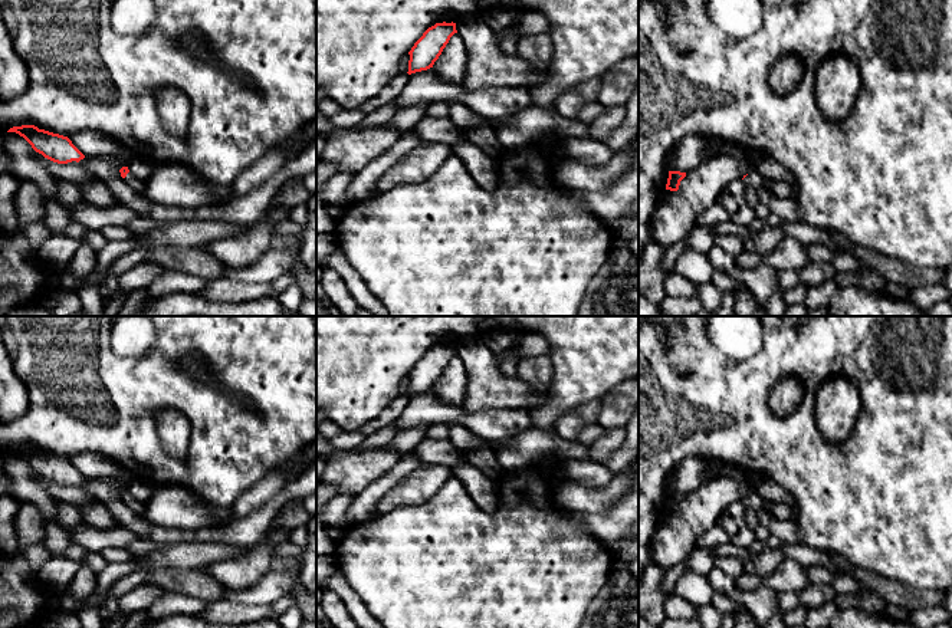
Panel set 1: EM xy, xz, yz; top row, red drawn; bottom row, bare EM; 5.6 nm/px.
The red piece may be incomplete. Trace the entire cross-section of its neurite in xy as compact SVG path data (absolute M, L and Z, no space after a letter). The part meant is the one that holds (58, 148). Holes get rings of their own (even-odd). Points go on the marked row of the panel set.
M35 125L13 126L7 132L19 134L32 145L36 152L53 162L79 162L85 158L85 155L72 144L68 137L39 129Z

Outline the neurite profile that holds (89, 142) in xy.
M96 131L76 132L70 141L85 157L115 155L125 151L114 138Z

